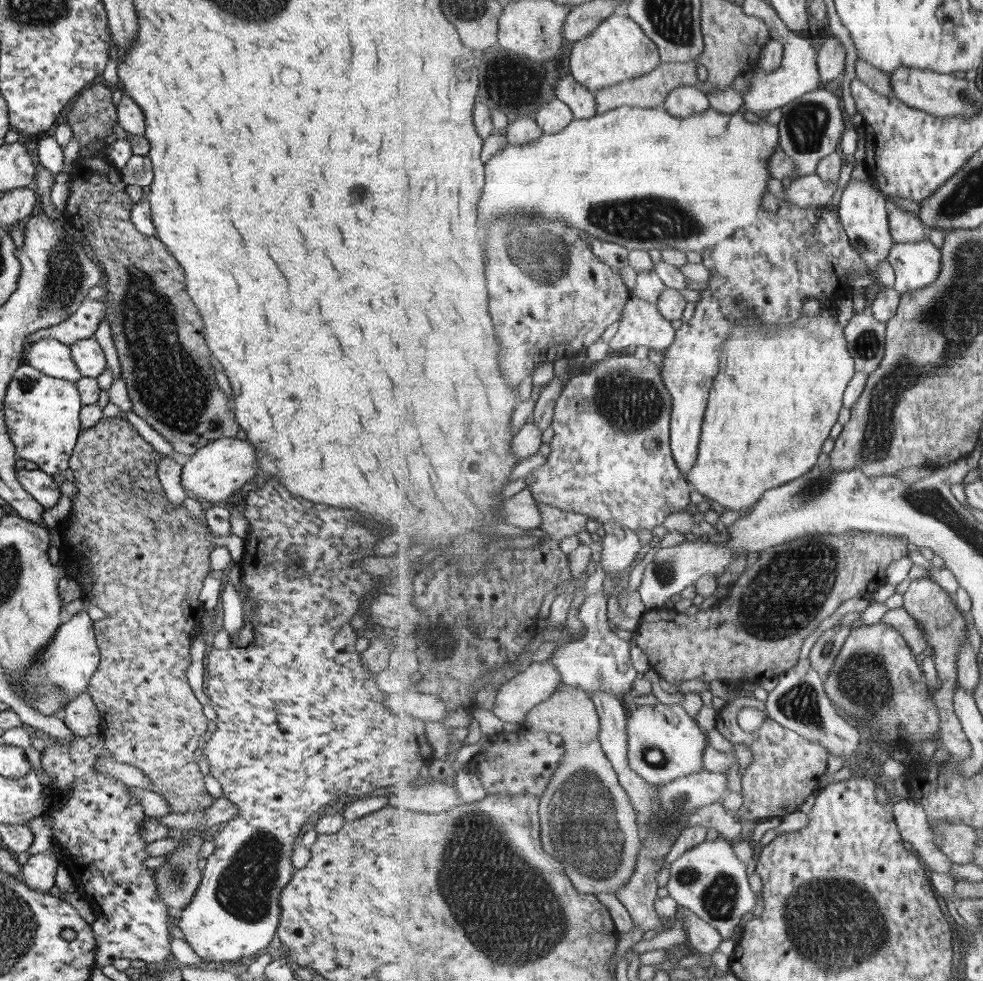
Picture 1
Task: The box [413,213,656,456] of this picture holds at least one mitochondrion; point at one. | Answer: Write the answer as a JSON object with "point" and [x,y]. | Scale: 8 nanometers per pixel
{"point":[539,257]}

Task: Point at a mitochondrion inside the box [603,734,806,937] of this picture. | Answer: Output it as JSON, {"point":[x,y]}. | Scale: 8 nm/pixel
{"point":[719,894]}

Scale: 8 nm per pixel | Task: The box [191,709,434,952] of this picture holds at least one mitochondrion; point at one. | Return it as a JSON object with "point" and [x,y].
{"point":[244,889]}

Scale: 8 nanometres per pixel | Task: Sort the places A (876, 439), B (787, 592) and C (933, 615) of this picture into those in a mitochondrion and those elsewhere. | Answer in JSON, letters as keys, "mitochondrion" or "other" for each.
{"A":"mitochondrion","B":"mitochondrion","C":"mitochondrion"}

